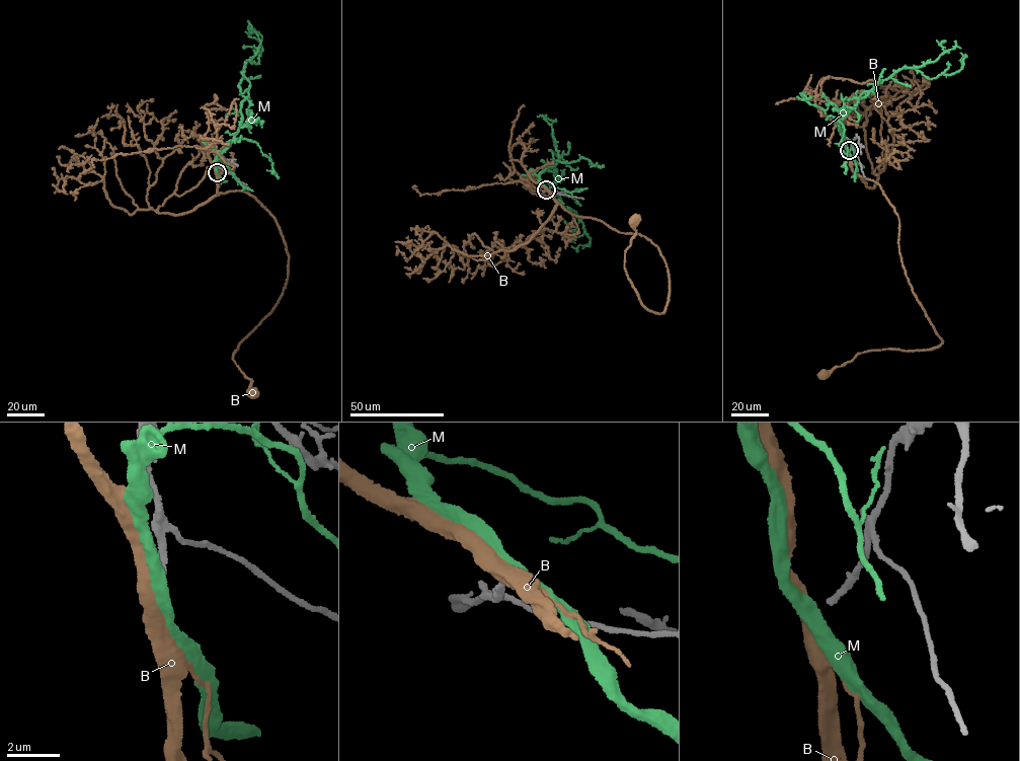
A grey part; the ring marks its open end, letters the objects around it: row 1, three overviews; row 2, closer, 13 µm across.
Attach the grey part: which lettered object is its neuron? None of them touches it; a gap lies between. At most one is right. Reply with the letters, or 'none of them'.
none of them

